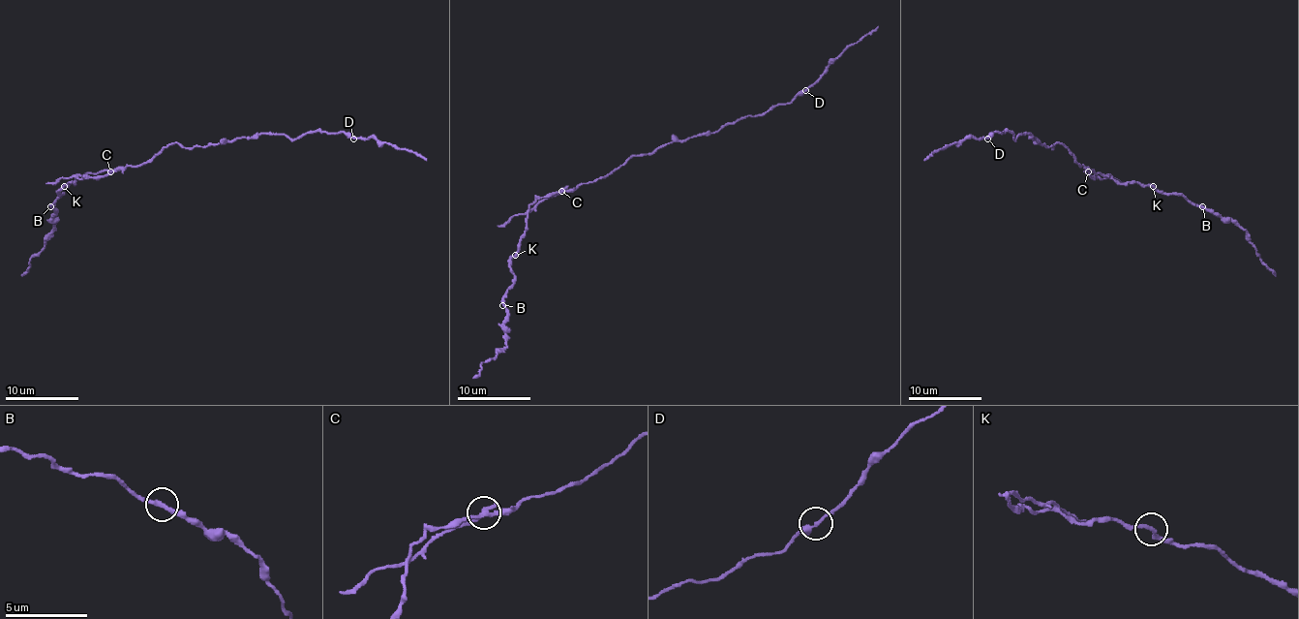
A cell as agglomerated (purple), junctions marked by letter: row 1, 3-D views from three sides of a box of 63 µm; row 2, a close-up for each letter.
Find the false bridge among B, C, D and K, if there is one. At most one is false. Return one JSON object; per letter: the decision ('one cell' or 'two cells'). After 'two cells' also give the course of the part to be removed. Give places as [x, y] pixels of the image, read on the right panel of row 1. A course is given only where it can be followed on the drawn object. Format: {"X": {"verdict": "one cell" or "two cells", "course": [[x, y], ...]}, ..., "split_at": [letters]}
{"B": {"verdict": "one cell"}, "C": {"verdict": "two cells", "course": [[1089, 171], [1110, 175], [1124, 183]]}, "D": {"verdict": "one cell"}, "K": {"verdict": "one cell"}, "split_at": ["C"]}

